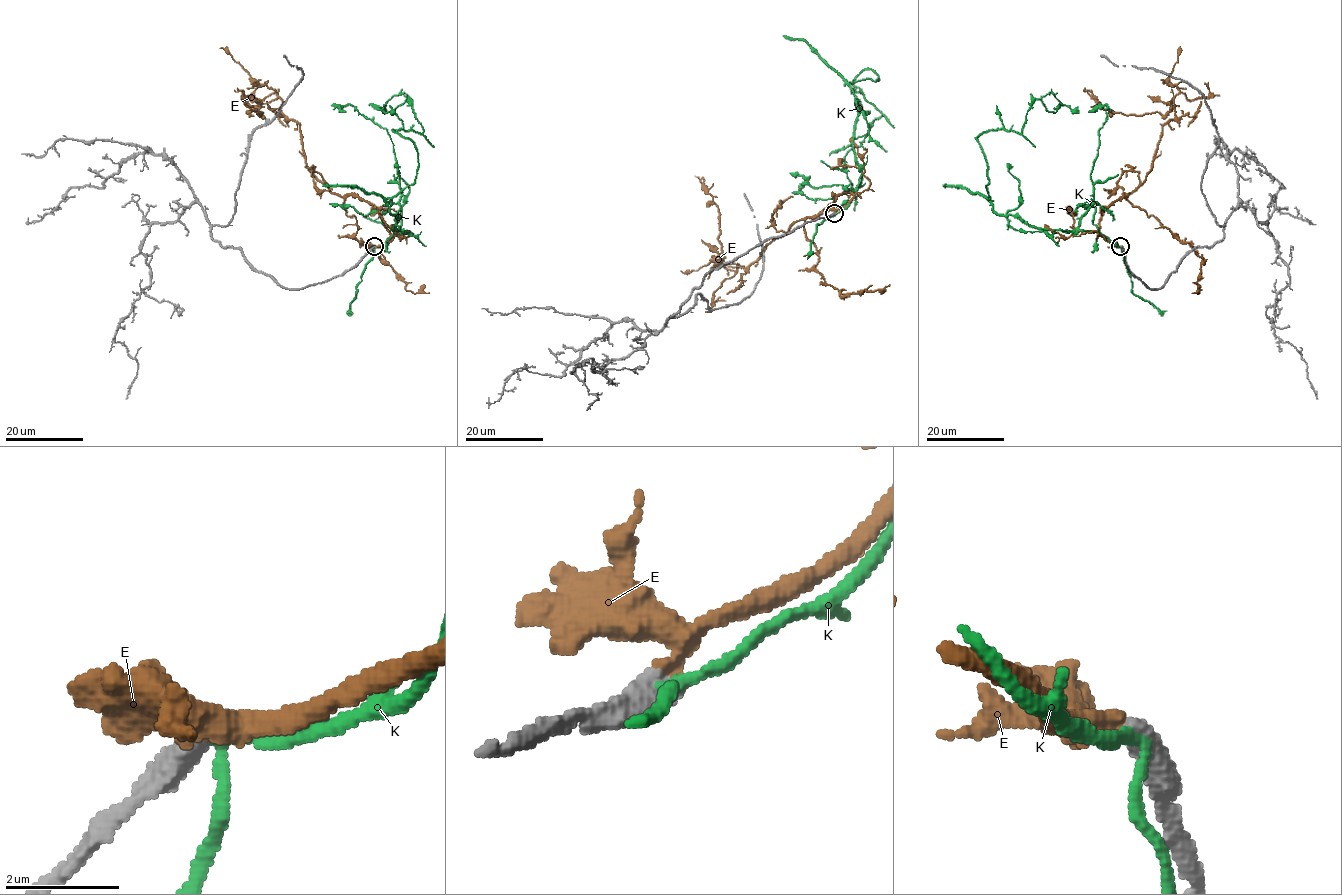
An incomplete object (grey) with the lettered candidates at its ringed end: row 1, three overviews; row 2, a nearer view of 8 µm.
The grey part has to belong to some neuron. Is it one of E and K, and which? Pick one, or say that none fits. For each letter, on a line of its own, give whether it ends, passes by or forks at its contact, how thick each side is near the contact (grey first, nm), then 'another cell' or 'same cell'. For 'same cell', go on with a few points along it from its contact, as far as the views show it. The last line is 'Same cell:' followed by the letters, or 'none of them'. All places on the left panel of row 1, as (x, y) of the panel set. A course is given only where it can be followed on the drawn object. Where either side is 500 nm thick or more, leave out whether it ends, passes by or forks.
E: it passes by | 480/280 nm | same cell | via (373, 246), (393, 237), (380, 215), (317, 179), (280, 98), (258, 115), (234, 90)
K: 550/190 nm | another cell
Same cell: E

